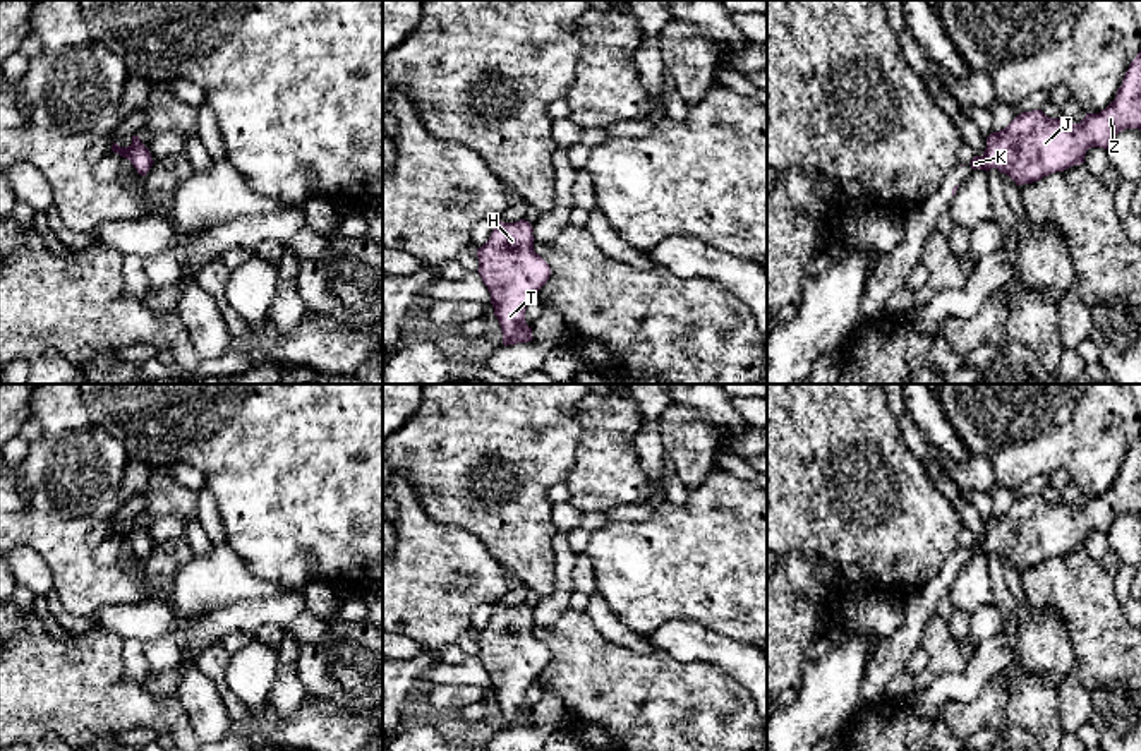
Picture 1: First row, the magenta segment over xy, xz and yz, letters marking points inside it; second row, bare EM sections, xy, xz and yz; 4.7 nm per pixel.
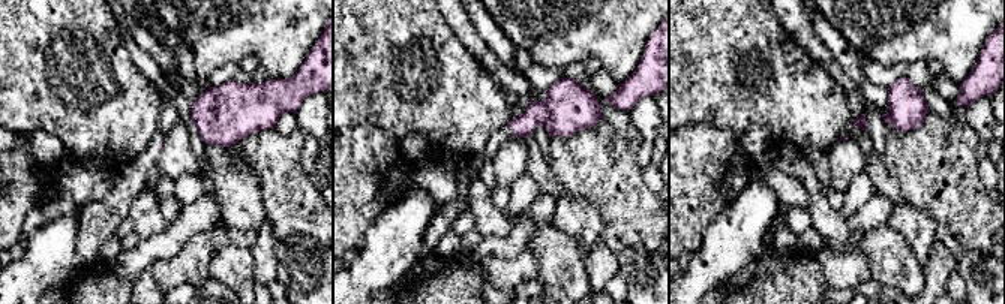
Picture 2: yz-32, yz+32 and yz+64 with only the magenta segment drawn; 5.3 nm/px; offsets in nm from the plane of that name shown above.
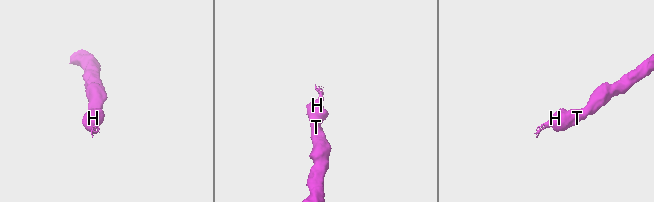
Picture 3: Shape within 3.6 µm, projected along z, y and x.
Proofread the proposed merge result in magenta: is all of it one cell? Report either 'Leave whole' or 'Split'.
Leave whole

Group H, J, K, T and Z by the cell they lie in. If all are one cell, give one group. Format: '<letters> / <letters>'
H J K T Z

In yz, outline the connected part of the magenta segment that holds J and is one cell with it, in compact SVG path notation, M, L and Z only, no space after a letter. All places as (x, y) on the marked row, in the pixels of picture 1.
M1141 50L1131 62L1115 99L1079 123L1050 118L1041 110L1019 113L1005 129L987 137L987 149L971 159L973 170L997 168L1016 185L1033 183L1084 163L1090 147L1108 149L1126 129L1141 130Z

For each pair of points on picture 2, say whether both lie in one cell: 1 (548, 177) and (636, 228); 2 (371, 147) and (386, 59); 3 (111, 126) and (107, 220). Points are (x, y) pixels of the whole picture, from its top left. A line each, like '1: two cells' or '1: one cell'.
1: two cells
2: two cells
3: two cells

